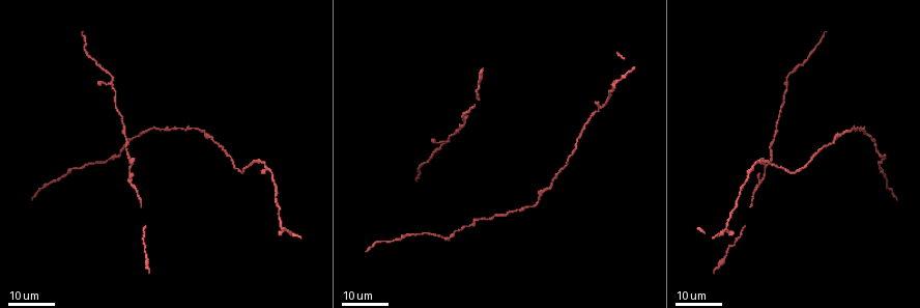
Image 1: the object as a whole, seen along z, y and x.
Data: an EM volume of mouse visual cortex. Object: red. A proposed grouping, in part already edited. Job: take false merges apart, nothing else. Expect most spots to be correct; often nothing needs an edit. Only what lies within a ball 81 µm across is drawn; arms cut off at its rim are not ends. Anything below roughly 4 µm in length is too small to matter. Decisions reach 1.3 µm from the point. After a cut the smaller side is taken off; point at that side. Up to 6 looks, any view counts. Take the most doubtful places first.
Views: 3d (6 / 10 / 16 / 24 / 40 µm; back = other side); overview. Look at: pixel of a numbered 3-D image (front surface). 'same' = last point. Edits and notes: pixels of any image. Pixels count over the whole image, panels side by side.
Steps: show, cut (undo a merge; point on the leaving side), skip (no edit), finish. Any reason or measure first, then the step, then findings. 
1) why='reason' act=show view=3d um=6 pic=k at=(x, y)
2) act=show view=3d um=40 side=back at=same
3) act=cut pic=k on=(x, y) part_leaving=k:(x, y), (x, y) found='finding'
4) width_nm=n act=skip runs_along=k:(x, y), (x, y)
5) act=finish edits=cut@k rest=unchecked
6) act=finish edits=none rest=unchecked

why='two arms in line, one across' act=show view=3d um=16 pic=1 at=(270, 171)

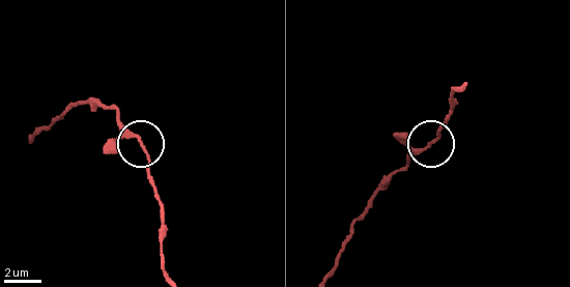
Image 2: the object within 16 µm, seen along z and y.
act=show view=3d um=6 pic=2 at=(427, 144)

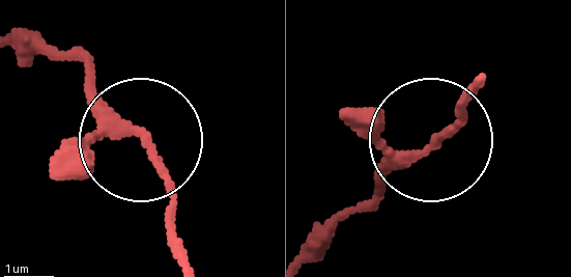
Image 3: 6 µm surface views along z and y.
act=show view=3d um=6 side=back pic=3 at=(145, 145)

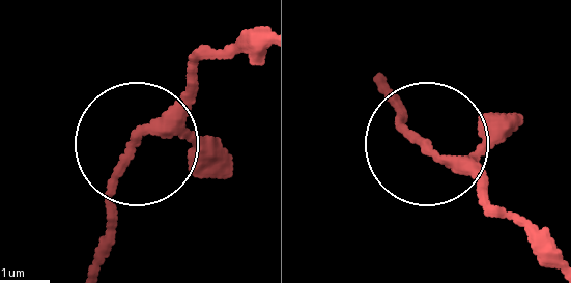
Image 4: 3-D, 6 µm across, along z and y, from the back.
arms=3 act=skip found='continuous, no second cell'

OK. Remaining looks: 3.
why='two arms in line, one across' act=show view=3d um=16 pic=1 at=(619, 80)

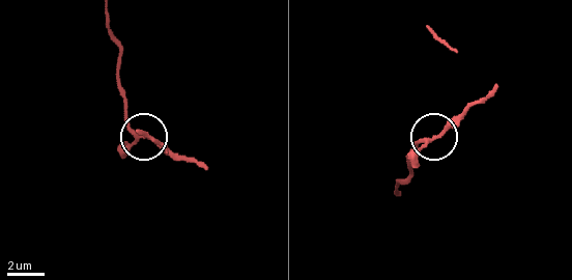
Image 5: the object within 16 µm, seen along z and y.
act=show view=3d um=10 pic=5 at=(437, 135)

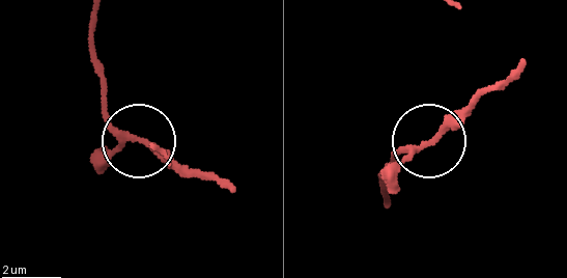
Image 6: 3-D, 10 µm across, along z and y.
arms=3 act=skip runs_along=6:(383, 200), (391, 158), (427, 143), (470, 101) found='continuous, no second cell'

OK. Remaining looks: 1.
act=finish edits=none rest=unchecked

